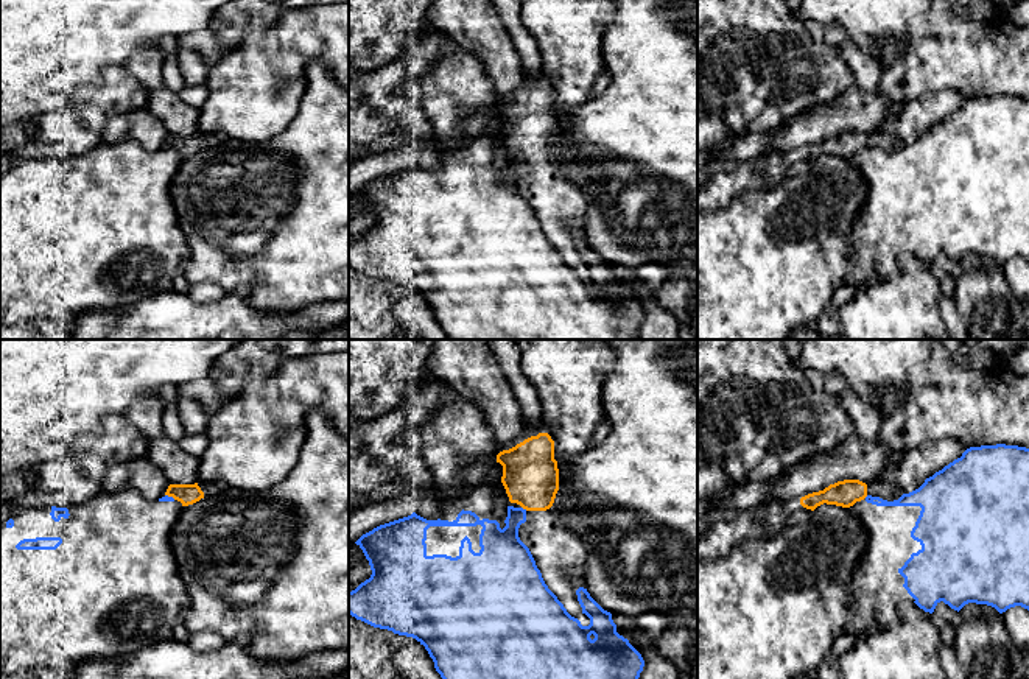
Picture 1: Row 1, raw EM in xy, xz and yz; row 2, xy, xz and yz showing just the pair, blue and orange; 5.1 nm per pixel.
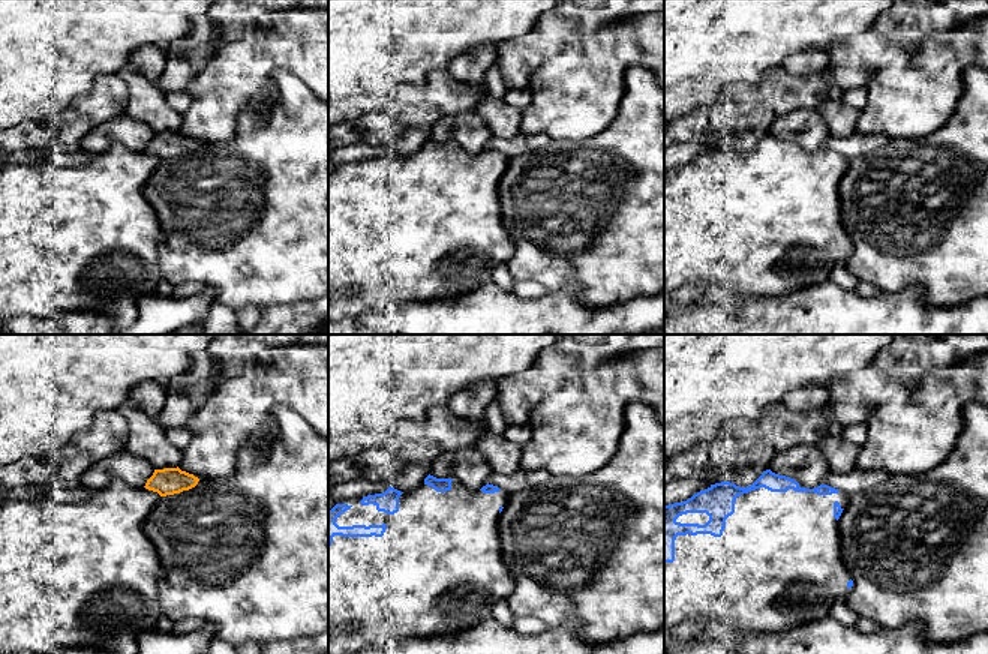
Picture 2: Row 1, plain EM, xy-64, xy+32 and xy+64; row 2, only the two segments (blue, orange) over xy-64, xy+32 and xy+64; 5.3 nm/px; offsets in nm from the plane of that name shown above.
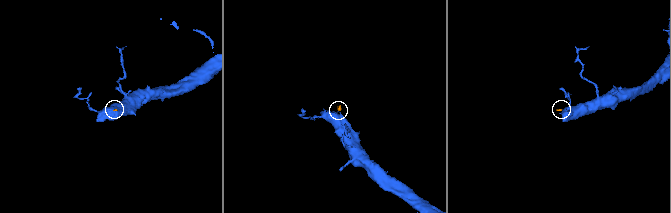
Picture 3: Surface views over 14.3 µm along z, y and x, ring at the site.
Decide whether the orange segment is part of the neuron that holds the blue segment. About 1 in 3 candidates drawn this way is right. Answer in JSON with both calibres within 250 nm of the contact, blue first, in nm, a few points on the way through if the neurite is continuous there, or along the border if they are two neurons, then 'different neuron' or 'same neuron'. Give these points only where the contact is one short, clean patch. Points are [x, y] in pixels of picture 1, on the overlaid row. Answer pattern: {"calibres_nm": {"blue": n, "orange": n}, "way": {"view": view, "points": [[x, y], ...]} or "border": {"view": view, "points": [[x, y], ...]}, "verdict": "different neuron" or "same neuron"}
{"calibres_nm": {"blue": 220, "orange": 280}, "border": {"view": "xz", "points": [[522, 506], [526, 510]]}, "verdict": "different neuron"}

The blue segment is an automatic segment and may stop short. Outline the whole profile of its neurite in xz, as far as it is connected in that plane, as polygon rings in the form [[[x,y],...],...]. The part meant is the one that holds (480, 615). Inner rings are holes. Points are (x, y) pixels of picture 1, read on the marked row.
[[[481,480],[459,498],[442,498],[437,520],[413,512],[363,534],[355,544],[369,561],[372,575],[349,592],[349,614],[374,628],[416,639],[442,679],[638,679],[644,660],[616,632],[612,614],[579,587],[578,601],[590,618],[590,624],[582,626],[548,589],[529,548],[518,537],[526,509],[509,501],[503,483],[500,491],[501,498],[487,480]],[[498,505],[507,508],[503,529],[493,517]]]

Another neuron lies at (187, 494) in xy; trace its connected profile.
[[[221,483],[170,484],[165,495],[181,501],[182,506],[188,506],[223,489],[226,486]]]

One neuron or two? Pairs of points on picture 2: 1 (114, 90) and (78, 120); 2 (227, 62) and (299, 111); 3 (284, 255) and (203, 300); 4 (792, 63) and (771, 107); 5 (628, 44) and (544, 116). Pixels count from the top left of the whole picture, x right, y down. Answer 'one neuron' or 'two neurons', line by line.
1: one neuron
2: two neurons
3: two neurons
4: two neurons
5: one neuron

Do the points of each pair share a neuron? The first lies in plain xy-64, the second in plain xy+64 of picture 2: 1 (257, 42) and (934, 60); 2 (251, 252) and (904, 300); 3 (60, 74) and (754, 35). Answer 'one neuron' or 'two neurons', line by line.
1: one neuron
2: two neurons
3: one neuron

